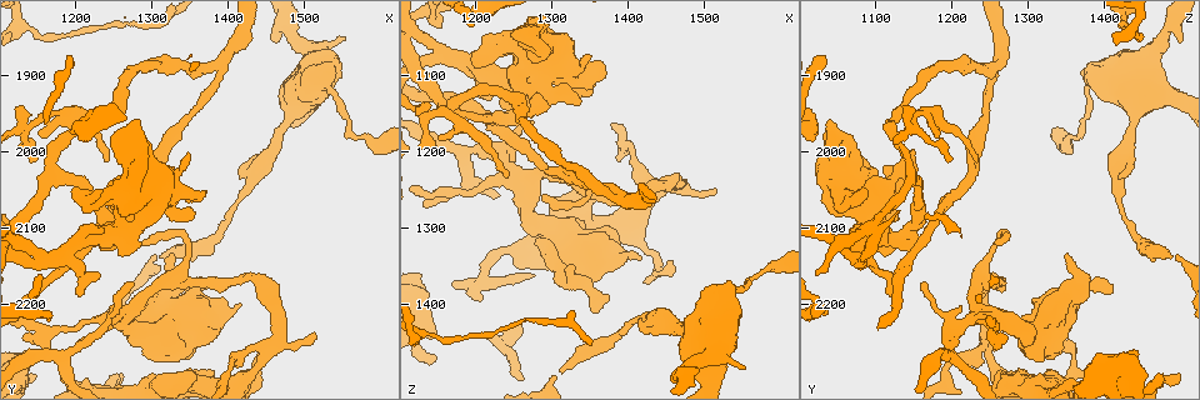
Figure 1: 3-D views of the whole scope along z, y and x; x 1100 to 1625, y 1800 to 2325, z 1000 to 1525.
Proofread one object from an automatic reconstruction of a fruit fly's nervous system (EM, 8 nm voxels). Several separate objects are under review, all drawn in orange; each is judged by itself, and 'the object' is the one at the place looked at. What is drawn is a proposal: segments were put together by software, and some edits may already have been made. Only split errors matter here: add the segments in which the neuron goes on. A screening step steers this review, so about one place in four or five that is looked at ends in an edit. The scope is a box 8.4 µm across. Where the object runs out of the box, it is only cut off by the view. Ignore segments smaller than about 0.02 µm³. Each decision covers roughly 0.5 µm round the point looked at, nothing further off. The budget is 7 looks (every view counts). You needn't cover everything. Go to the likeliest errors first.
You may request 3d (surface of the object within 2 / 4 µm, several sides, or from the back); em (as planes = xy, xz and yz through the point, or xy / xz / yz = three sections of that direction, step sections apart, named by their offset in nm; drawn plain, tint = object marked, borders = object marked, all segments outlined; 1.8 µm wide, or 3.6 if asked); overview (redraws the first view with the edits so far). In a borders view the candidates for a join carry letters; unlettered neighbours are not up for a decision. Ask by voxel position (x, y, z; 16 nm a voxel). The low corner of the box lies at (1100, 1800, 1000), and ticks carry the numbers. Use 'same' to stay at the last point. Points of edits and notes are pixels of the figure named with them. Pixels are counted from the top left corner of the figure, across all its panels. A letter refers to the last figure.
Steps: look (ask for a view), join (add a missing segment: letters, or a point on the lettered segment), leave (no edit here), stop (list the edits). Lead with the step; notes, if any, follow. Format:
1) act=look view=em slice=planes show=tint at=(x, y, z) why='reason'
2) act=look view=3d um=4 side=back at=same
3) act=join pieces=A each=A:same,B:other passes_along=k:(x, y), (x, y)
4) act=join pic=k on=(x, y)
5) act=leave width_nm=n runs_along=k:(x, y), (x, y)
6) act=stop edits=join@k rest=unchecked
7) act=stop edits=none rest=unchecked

act=look view=em um=3.6 slice=xy step=4 show=borders at=(1155, 1980, 1180) why='an open end'

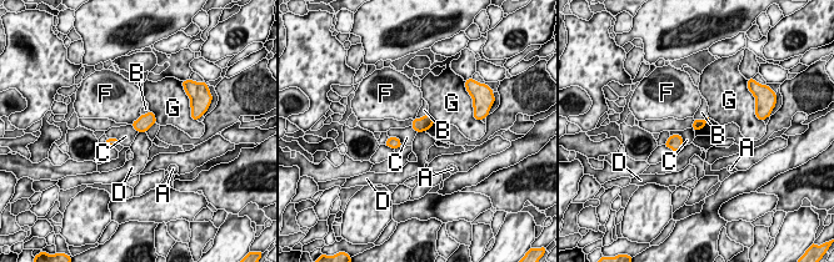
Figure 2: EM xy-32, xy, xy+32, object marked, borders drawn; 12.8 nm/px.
act=leave each=A:other,B:other,C:other,D:other,F:other,G:other border=2:(670, 135), (679, 135), (684, 145) found='no lettered segment goes on from it'

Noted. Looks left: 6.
act=look view=em slice=yz step=4 show=borders at=(1310, 2140, 1485) why='free end'

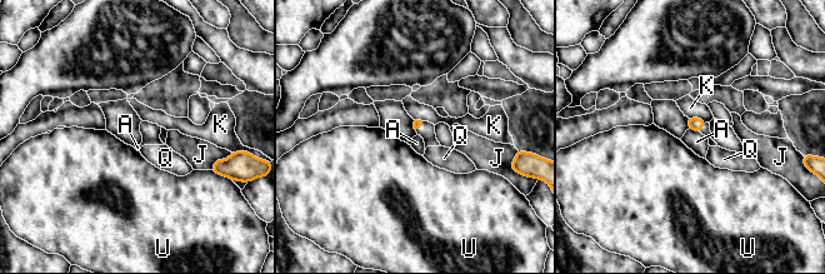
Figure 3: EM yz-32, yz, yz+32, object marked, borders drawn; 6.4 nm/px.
act=look view=em slice=planes show=borders at=same

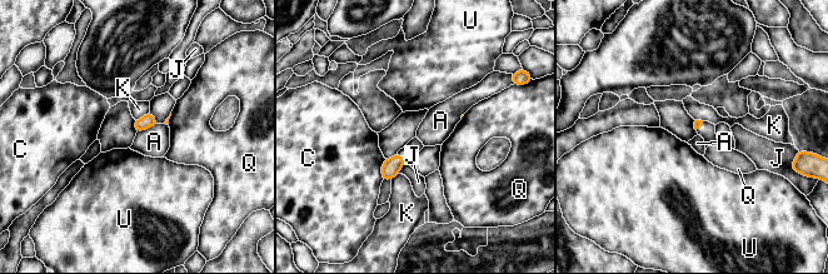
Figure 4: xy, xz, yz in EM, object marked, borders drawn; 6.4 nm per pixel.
act=leave each=A:other,C:other,J:other,K:other,Q:other,U:other border=4:(158, 124), (136, 133) found='none of them fits'

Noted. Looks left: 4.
act=look view=em slice=planes show=borders at=(1550, 1850, 1485) why='an open end'

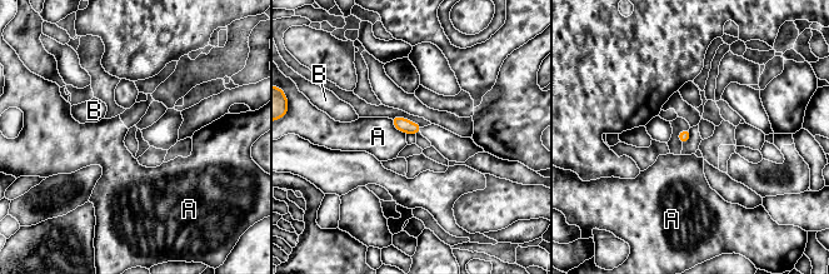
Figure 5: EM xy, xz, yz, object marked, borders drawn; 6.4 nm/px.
act=leave each=A:other,B:other border=5:(390, 119), (405, 134) found='no lettered segment goes on from it'

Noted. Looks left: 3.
act=stop edits=none rest=unchecked

